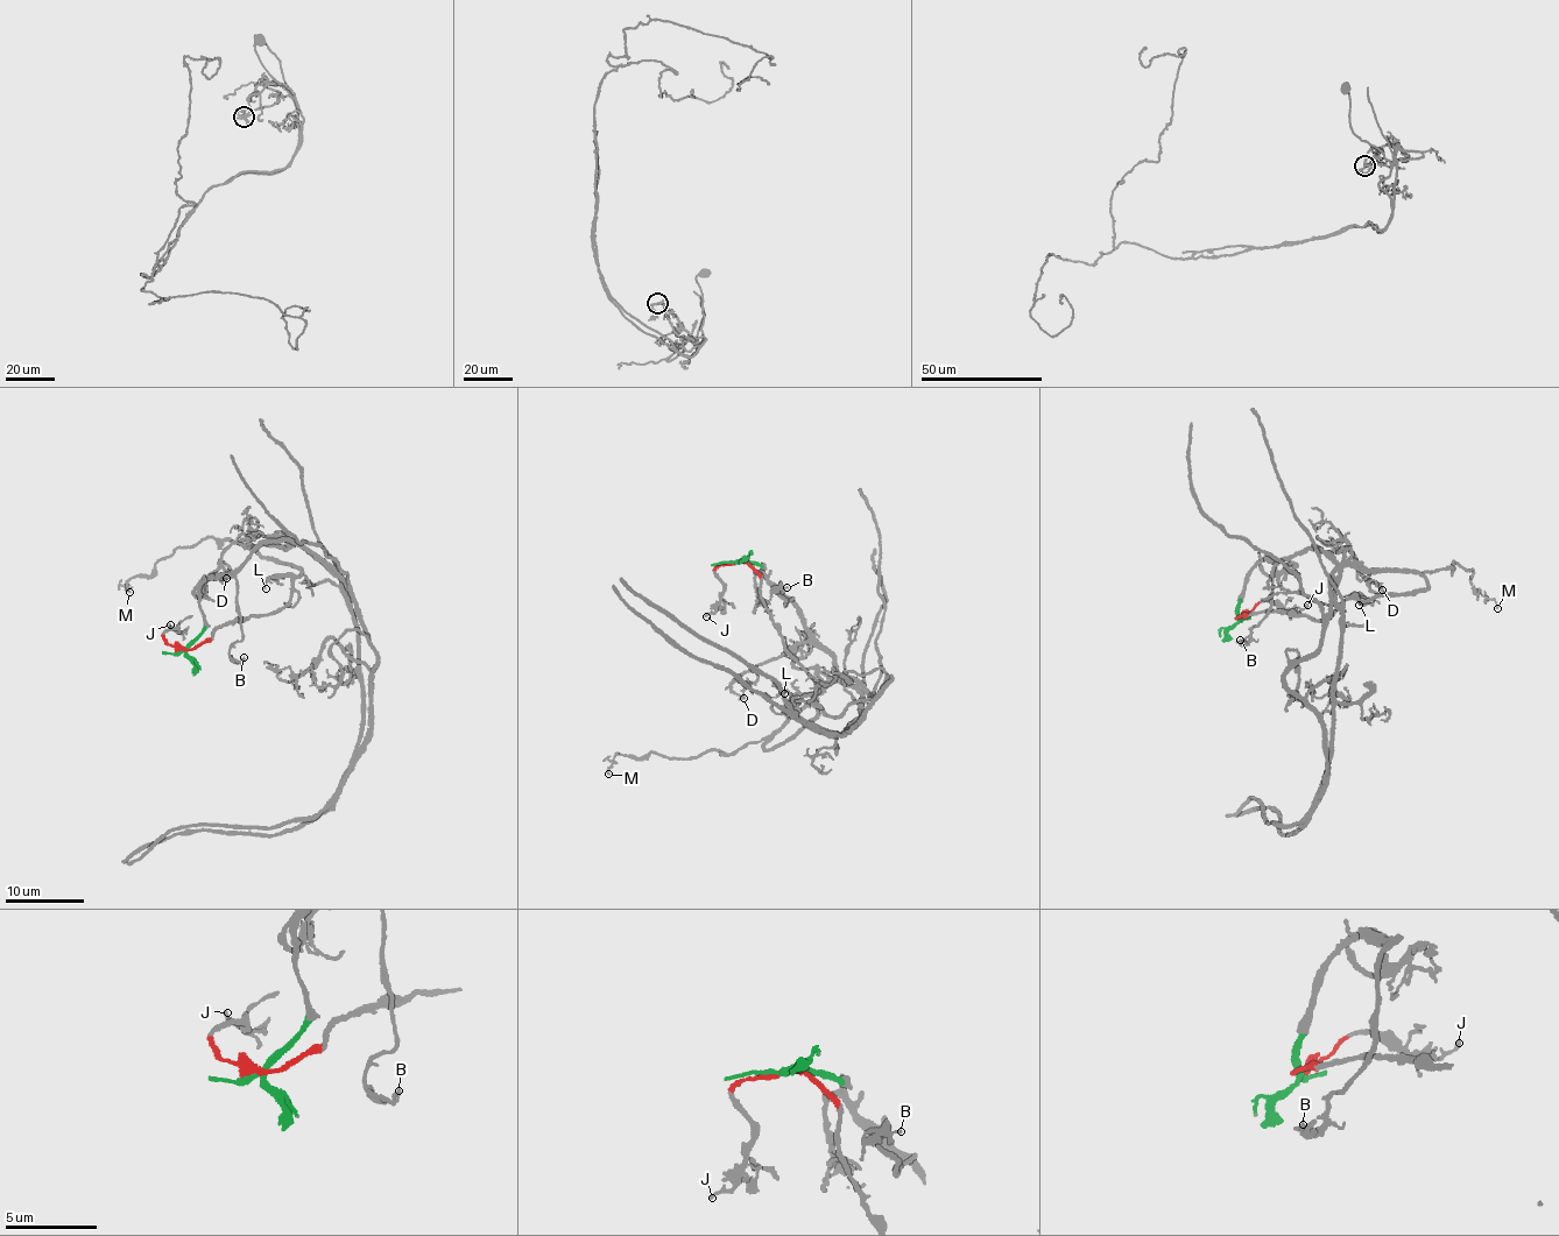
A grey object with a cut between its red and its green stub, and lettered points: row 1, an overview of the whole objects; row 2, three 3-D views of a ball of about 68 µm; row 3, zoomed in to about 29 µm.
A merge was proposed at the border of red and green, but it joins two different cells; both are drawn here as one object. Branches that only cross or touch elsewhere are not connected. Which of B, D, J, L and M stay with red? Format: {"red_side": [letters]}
{"red_side": ["J", "L", "M"]}

